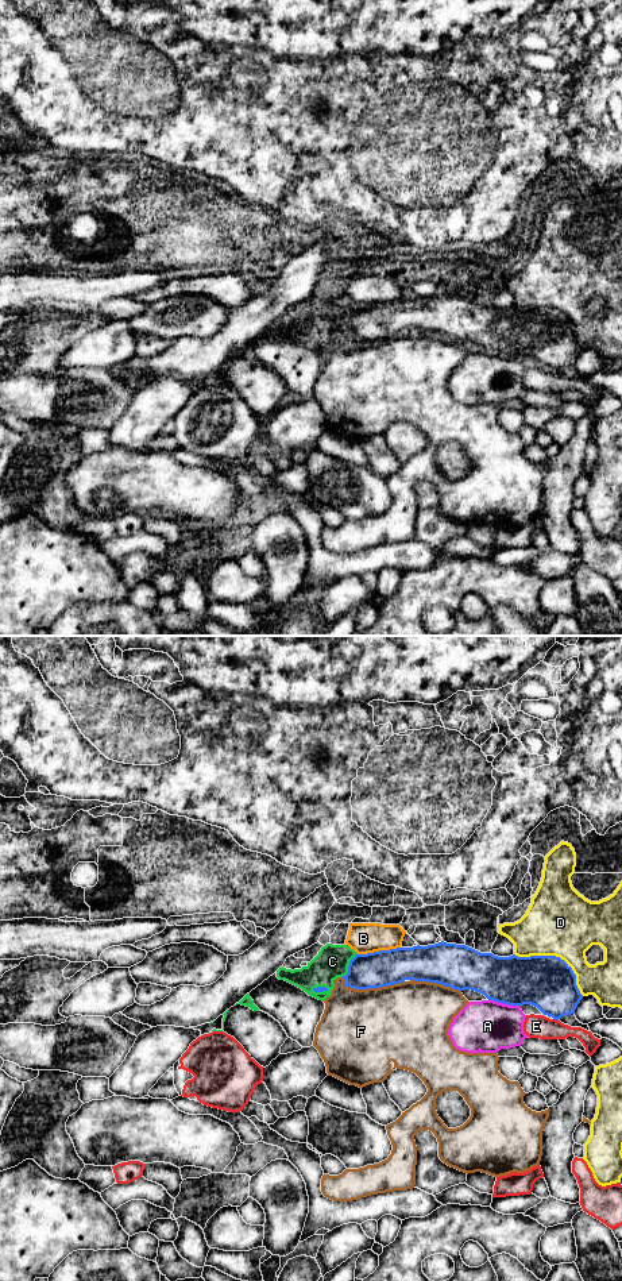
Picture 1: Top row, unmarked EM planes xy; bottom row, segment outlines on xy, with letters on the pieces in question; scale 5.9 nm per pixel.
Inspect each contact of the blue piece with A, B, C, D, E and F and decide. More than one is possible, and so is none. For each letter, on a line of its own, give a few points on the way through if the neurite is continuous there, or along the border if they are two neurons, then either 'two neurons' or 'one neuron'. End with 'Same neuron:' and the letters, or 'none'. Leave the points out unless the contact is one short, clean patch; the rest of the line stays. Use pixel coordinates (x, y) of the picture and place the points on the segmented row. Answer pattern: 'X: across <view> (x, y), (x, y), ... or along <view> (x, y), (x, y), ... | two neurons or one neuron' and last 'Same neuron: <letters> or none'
A: two neurons
B: two neurons
C: one neuron
D: two neurons
E: two neurons
F: two neurons
Same neuron: C

